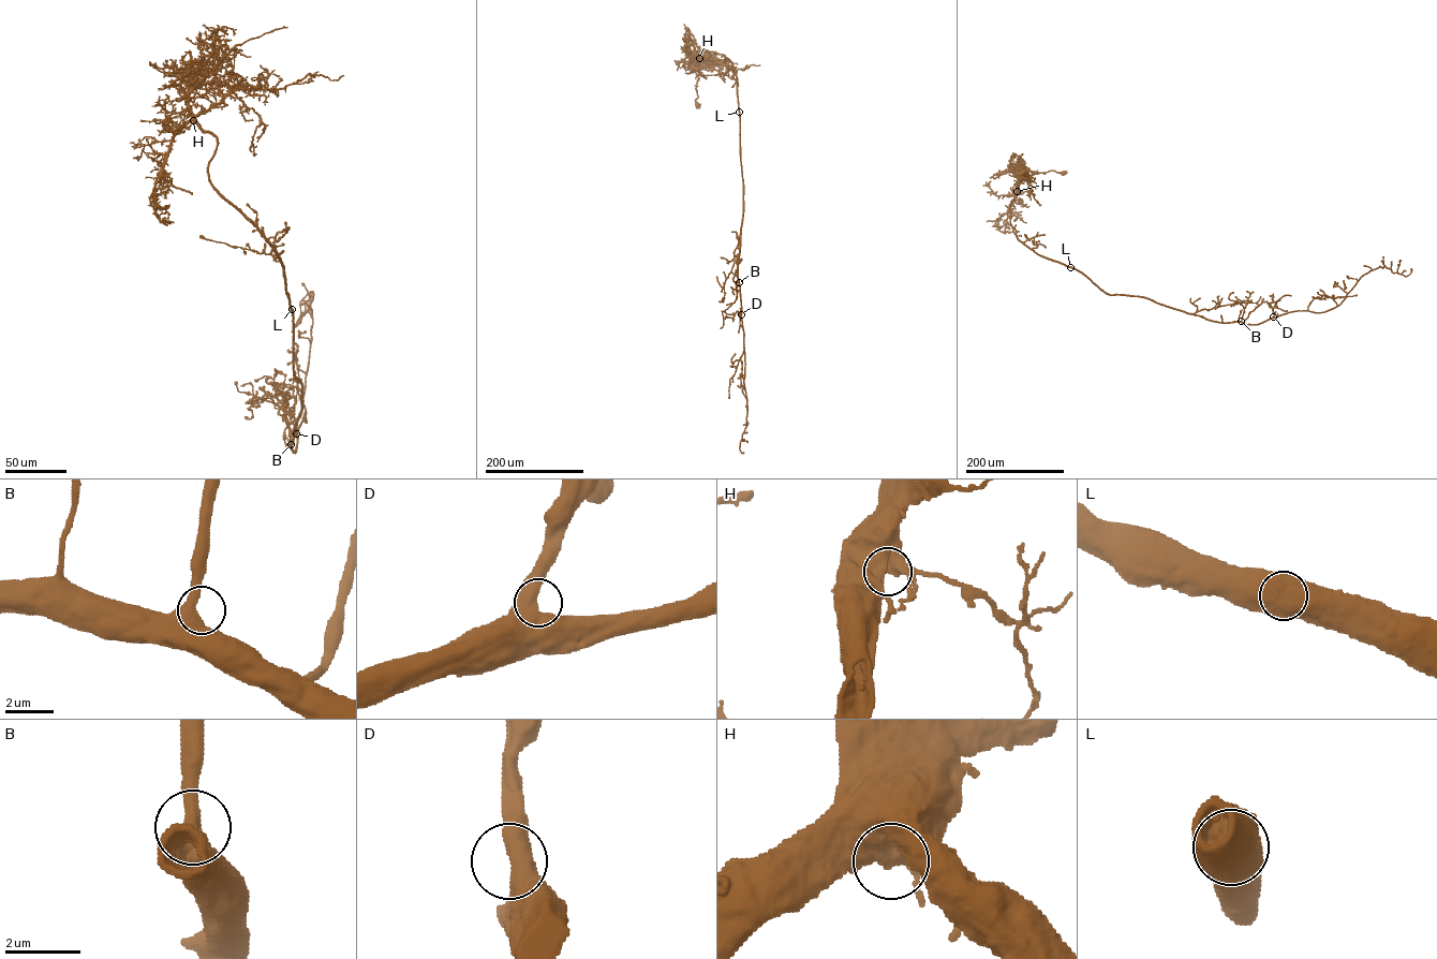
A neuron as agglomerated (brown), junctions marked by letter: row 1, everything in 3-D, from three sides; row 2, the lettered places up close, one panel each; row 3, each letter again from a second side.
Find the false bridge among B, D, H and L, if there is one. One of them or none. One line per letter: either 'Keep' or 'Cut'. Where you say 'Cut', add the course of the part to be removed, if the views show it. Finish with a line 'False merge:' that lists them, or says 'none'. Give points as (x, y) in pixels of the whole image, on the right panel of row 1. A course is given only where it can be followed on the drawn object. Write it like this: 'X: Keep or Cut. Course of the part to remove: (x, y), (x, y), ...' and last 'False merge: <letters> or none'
B: Keep
D: Keep
H: Keep
L: Keep
False merge: none

